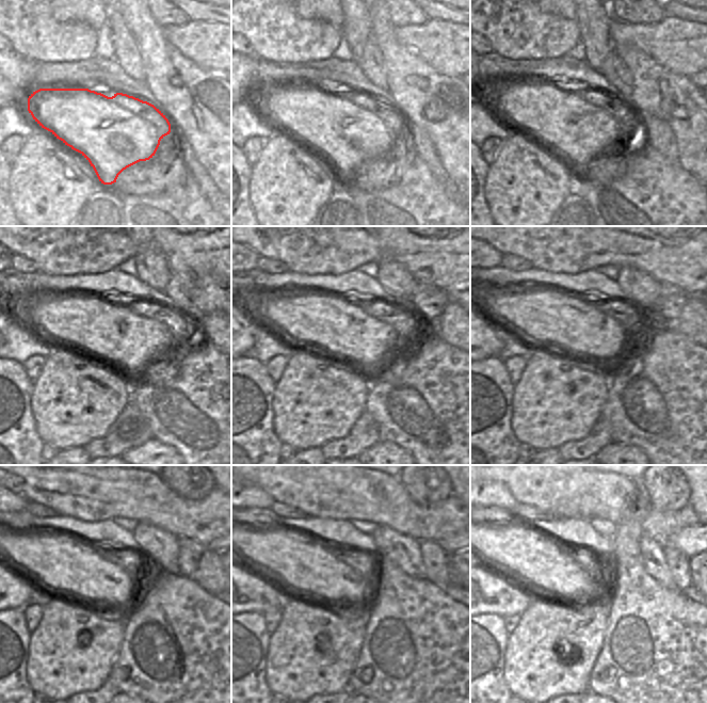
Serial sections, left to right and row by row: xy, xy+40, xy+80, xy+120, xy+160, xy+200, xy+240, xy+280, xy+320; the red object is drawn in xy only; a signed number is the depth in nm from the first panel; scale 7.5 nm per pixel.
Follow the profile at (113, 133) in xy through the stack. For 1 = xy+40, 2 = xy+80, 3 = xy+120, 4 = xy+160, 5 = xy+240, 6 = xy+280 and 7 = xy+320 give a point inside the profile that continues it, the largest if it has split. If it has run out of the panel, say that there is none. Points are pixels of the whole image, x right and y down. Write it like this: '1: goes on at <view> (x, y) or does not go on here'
1: goes on at xy+40 (346, 130)
2: goes on at xy+80 (578, 117)
3: goes on at xy+120 (113, 333)
4: goes on at xy+160 (342, 330)
5: goes on at xy+240 (61, 562)
6: goes on at xy+280 (306, 565)
7: goes on at xy+320 (516, 546)

